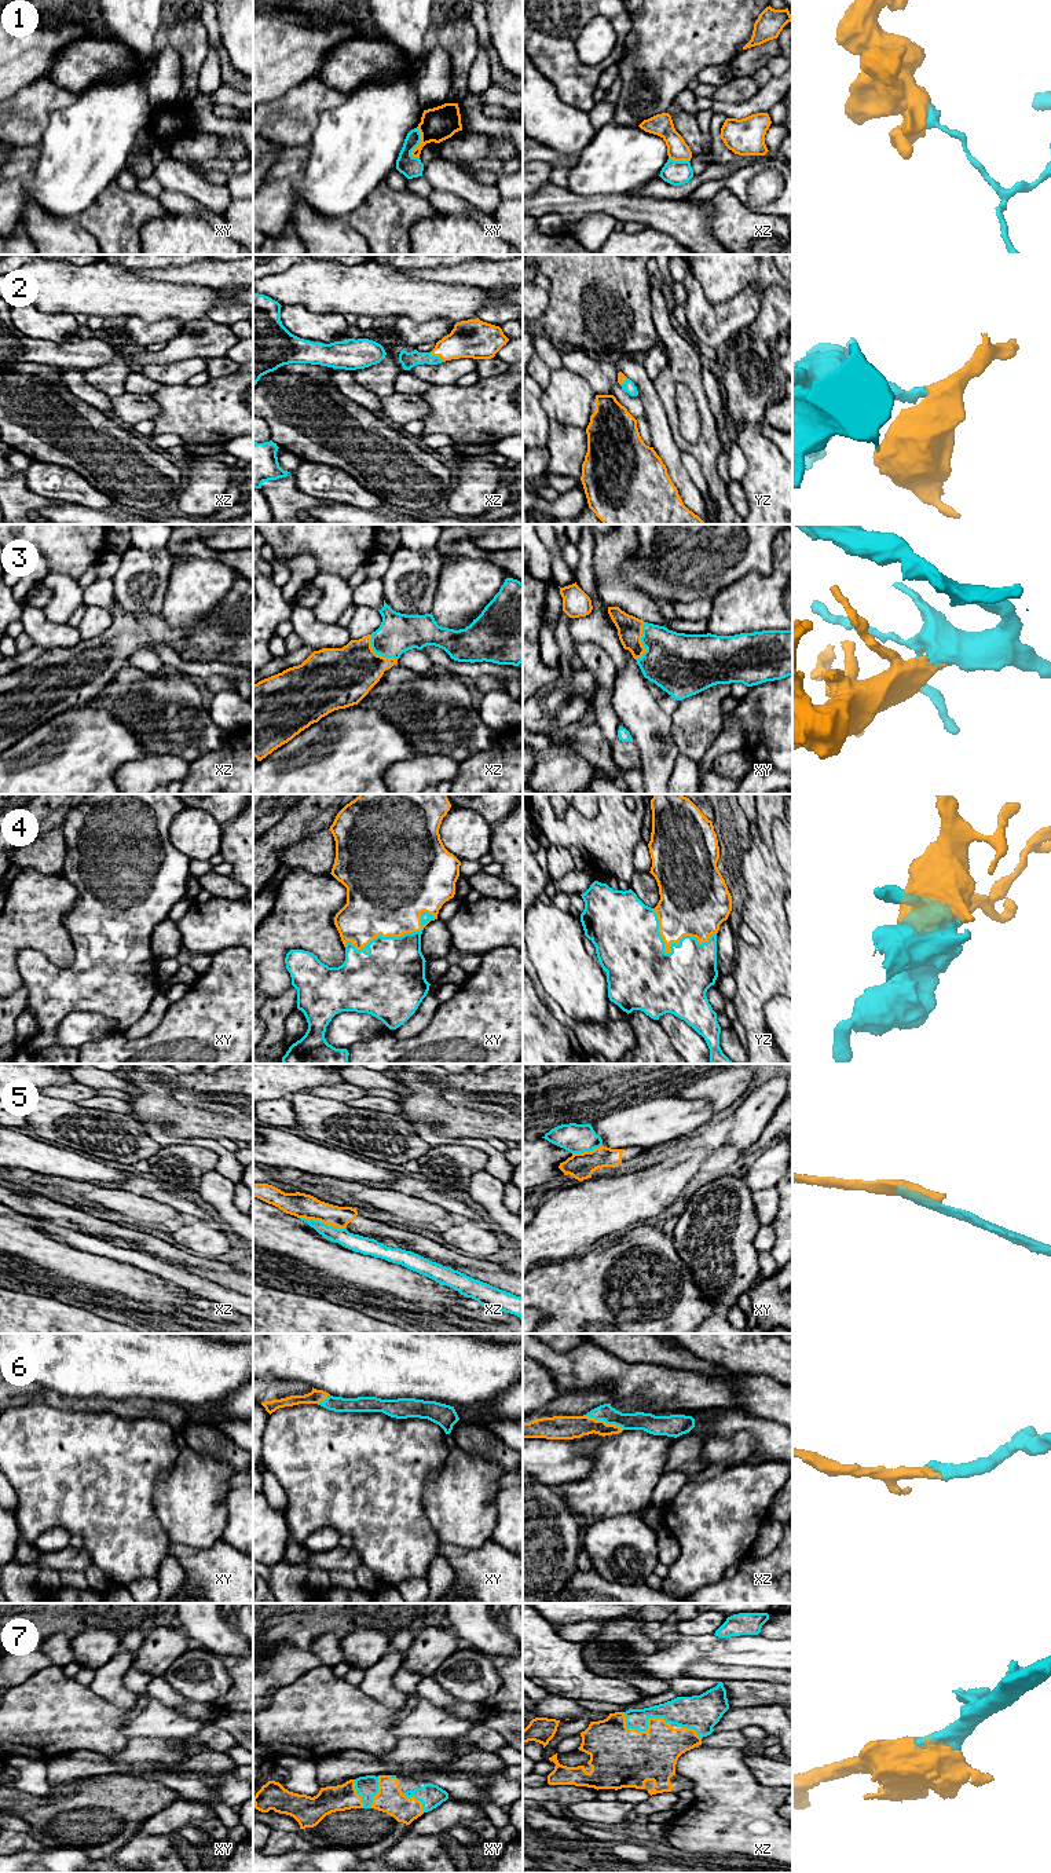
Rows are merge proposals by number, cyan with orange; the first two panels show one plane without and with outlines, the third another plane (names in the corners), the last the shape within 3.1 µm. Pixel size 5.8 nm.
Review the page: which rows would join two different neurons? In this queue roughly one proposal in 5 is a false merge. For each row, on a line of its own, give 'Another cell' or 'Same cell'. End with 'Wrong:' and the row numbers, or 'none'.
1: Another cell
2: Same cell
3: Same cell
4: Same cell
5: Another cell
6: Same cell
7: Same cell
Wrong: 1, 5

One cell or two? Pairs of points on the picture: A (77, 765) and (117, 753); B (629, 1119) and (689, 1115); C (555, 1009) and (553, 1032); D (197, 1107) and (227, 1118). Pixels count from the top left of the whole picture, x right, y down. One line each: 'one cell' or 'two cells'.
A: one cell
B: one cell
C: two cells
D: one cell

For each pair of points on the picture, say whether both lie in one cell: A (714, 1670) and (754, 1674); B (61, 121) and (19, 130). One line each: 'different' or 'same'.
A: same
B: different

